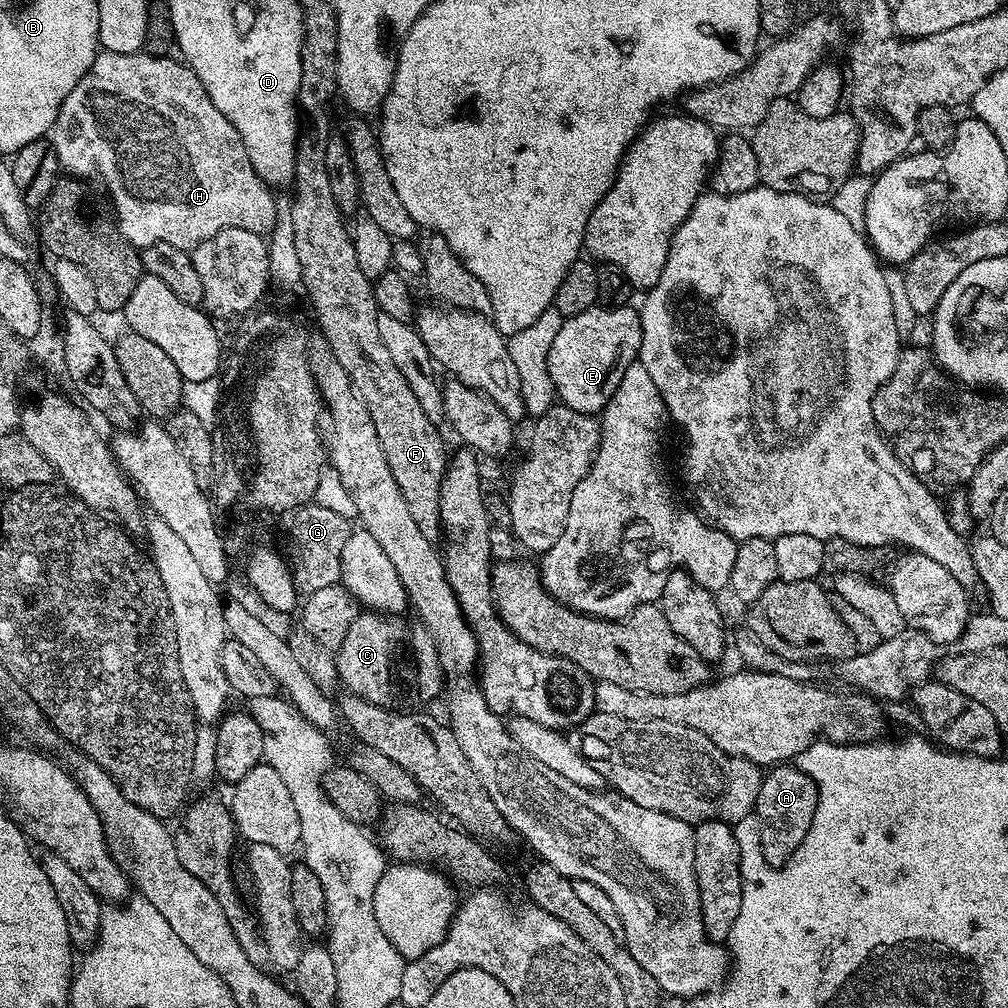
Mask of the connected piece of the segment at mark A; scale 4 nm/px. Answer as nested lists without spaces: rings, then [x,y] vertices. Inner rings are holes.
[[[784,762],[773,767],[772,772],[760,781],[754,809],[755,819],[760,819],[760,845],[758,851],[769,868],[781,868],[798,850],[808,832],[818,806],[816,783],[799,766]]]

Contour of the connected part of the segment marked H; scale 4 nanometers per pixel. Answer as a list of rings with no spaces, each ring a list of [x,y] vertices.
[[[141,50],[134,54],[97,51],[90,70],[86,70],[86,74],[82,74],[78,86],[74,86],[74,90],[70,90],[70,94],[66,94],[56,115],[56,120],[52,123],[50,139],[56,156],[60,160],[61,169],[72,178],[79,178],[85,182],[101,180],[104,183],[104,188],[108,191],[109,198],[112,199],[111,207],[114,209],[116,225],[119,226],[122,235],[137,250],[158,242],[168,242],[173,246],[191,250],[197,248],[206,238],[218,234],[218,230],[227,228],[241,228],[261,234],[270,233],[278,215],[278,205],[276,206],[276,200],[272,197],[273,189],[265,184],[262,178],[258,178],[254,166],[250,166],[250,158],[246,154],[246,146],[242,146],[242,138],[238,138],[238,130],[234,130],[234,126],[220,113],[218,106],[214,106],[214,102],[210,102],[202,82],[198,82],[198,78],[187,64],[179,59],[176,60],[171,60],[168,56],[151,56],[148,50]]]

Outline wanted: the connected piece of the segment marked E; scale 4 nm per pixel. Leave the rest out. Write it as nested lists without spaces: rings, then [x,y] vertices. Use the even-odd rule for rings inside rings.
[[[597,306],[577,316],[569,316],[550,346],[548,373],[554,382],[557,401],[582,414],[600,414],[626,366],[637,363],[642,342],[640,313],[632,306]]]

